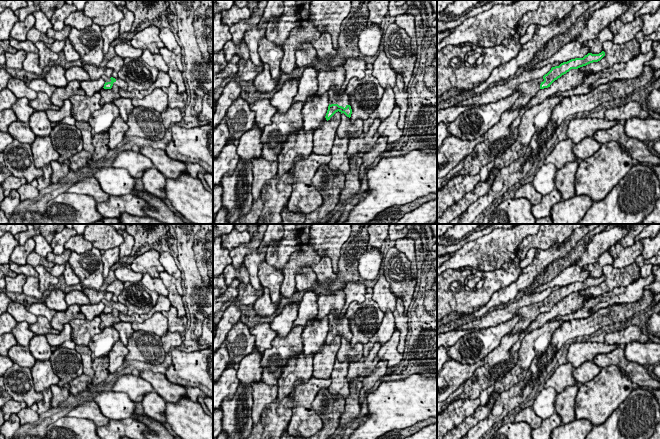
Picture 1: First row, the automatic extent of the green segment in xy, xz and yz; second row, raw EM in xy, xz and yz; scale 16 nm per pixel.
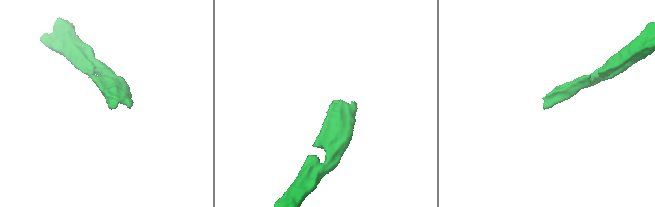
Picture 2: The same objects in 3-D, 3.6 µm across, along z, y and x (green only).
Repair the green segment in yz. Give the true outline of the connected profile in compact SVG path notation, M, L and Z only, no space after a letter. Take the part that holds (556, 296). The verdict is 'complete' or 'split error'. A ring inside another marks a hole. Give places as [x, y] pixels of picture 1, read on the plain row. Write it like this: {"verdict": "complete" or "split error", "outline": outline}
{"verdict": "split error", "outline": "M604 275L599 278L588 277L583 282L571 283L567 286L561 287L559 290L552 291L551 294L541 302L522 307L514 315L520 316L521 318L510 333L519 333L525 330L540 313L550 311L555 304L569 296L571 293L578 293L590 287L598 286L604 280Z"}

